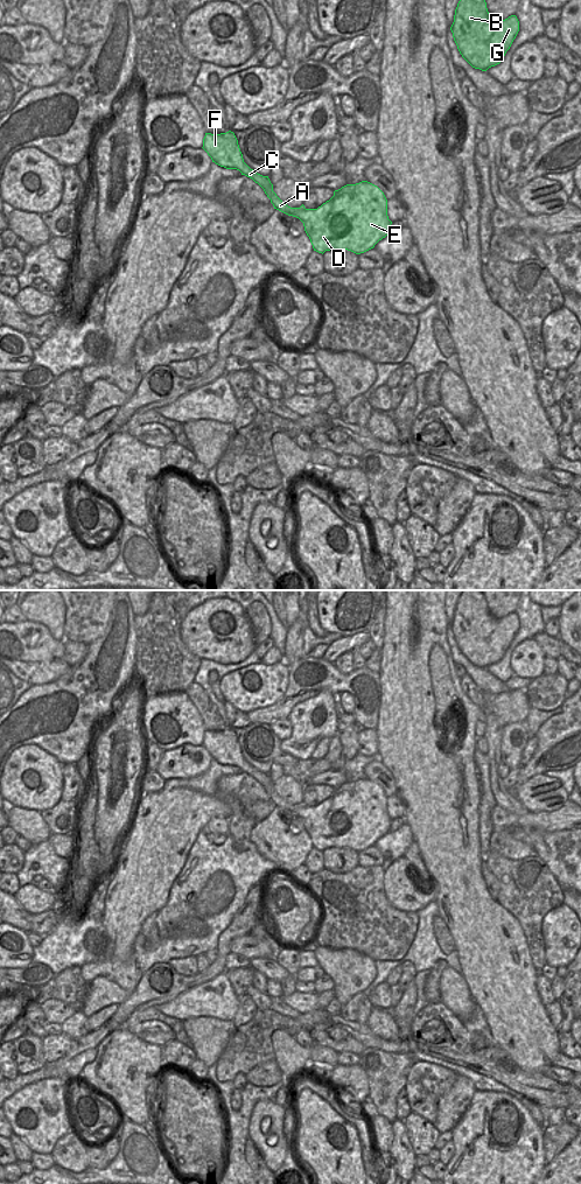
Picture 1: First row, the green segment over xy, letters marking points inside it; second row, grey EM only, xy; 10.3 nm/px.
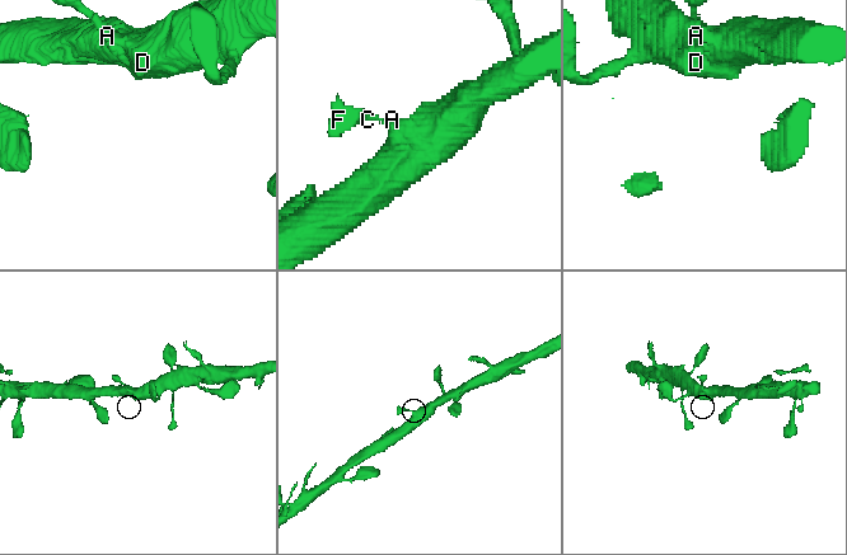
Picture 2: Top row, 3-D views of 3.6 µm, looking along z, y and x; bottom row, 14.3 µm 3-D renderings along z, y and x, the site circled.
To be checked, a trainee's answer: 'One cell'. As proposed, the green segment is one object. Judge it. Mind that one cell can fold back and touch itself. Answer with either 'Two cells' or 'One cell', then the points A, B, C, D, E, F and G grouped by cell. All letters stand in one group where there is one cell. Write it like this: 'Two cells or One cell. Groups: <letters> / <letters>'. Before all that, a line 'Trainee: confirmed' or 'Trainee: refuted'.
Trainee: confirmed
One cell. Groups: A B C D E F G

